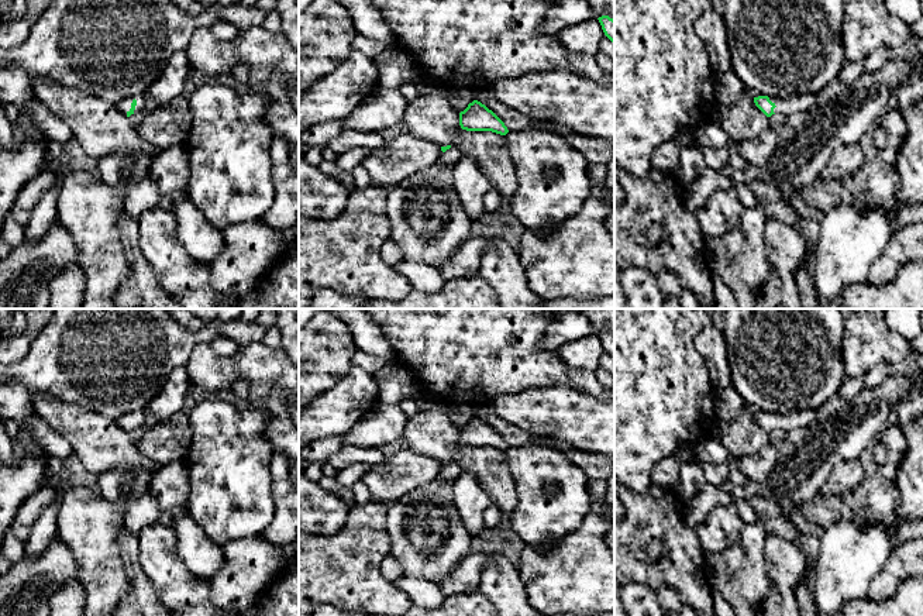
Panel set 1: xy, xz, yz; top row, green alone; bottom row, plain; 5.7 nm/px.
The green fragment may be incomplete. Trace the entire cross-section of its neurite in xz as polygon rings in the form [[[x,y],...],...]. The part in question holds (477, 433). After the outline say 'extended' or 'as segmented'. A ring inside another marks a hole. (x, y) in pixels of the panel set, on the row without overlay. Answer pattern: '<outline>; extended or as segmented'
[[[473,416],[459,429],[459,441],[466,447],[492,447],[500,451],[509,448],[504,438],[485,420]]]; as segmented

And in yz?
[[[793,410],[788,414],[758,412],[754,413],[754,419],[767,433],[771,433],[772,430],[791,431],[810,426],[816,420],[816,410]]]; extended

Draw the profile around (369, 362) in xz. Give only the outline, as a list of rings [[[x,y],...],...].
[[[358,350],[352,357],[352,365],[362,368],[371,375],[375,375],[380,368],[385,366],[386,362],[386,359],[361,350]]]

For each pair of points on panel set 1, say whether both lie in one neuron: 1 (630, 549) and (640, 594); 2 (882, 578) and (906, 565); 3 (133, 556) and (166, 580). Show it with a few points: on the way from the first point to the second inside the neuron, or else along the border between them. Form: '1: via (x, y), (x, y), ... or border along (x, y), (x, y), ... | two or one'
1: border along (629, 582), (646, 582), (657, 591) | two
2: via (888, 578), (901, 565) | one
3: border along (135, 536), (138, 540), (140, 565), (154, 589) | two

